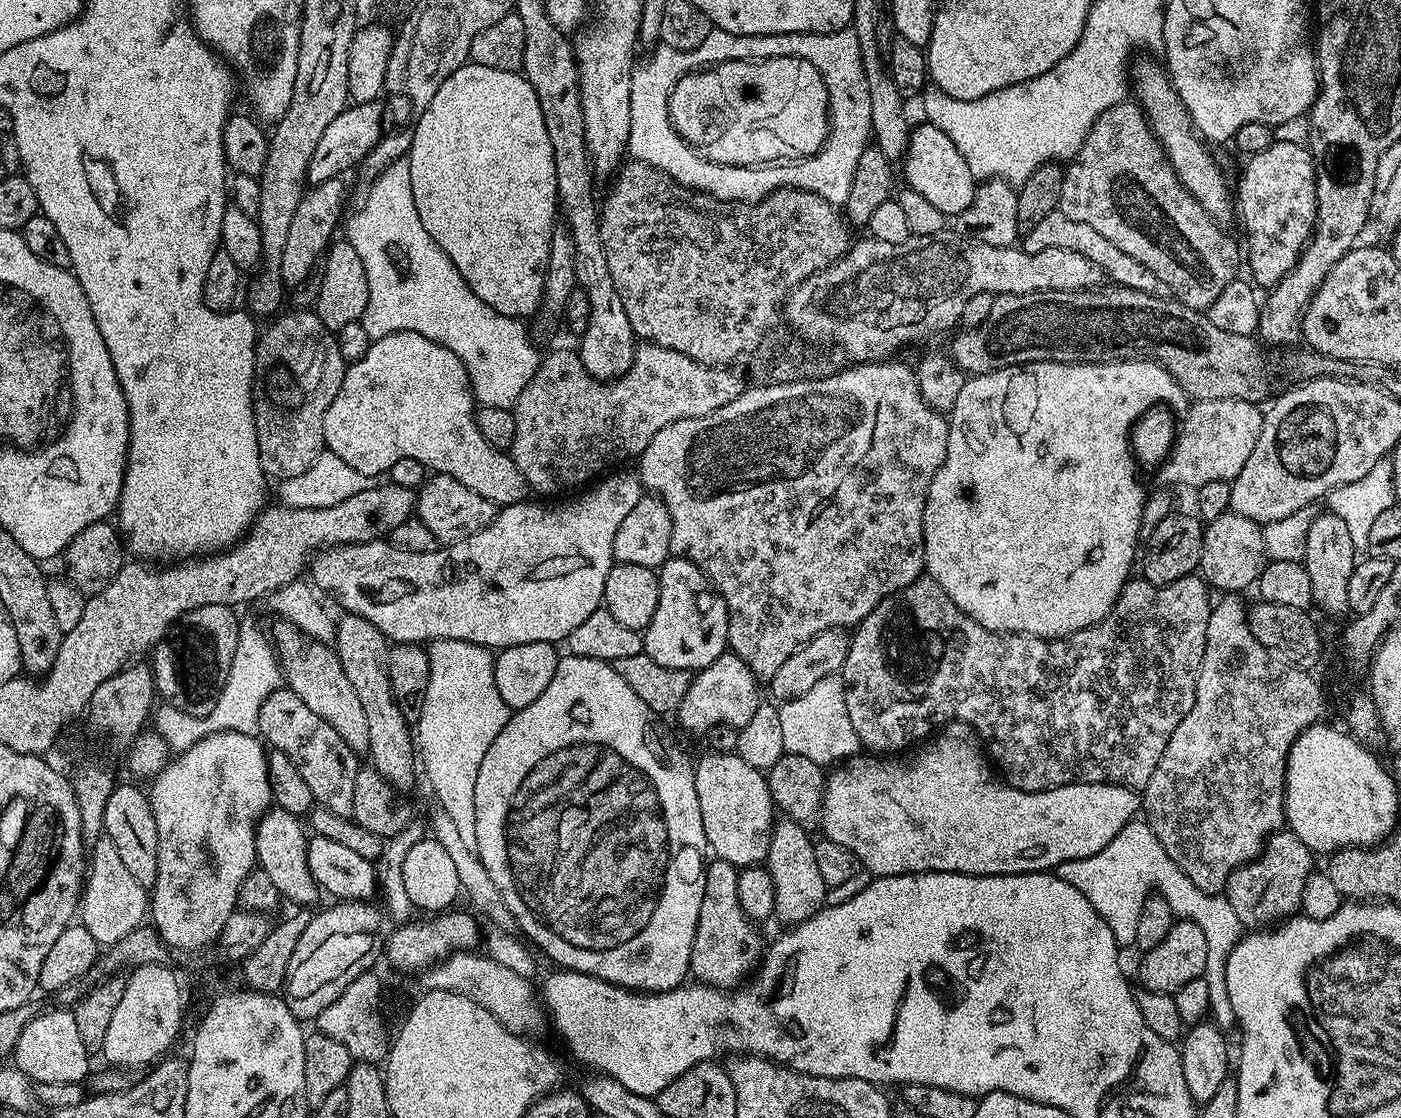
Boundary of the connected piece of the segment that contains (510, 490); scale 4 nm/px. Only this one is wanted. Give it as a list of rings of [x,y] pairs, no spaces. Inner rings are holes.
[[[395,332],[381,340],[373,340],[364,357],[347,365],[341,389],[338,390],[337,396],[325,412],[324,447],[327,451],[338,454],[338,458],[342,458],[342,462],[346,462],[346,466],[354,466],[354,470],[358,470],[358,474],[366,474],[373,478],[383,477],[390,470],[390,466],[394,466],[394,462],[399,462],[401,458],[418,458],[418,462],[422,462],[425,469],[454,478],[454,482],[462,482],[462,486],[474,490],[474,494],[482,494],[482,498],[486,498],[497,506],[521,503],[527,497],[524,495],[529,495],[530,492],[524,475],[518,470],[511,455],[507,451],[490,446],[486,442],[486,438],[482,438],[478,419],[478,401],[472,390],[472,379],[468,377],[468,371],[462,358],[458,358],[458,354],[454,354],[454,350],[450,350],[444,344],[436,344],[435,341],[417,332]]]

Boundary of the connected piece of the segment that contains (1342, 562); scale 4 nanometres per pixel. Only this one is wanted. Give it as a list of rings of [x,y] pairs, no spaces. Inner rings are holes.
[[[1331,510],[1313,515],[1310,530],[1306,534],[1306,550],[1302,561],[1306,574],[1310,574],[1312,599],[1324,612],[1349,611],[1350,597],[1347,595],[1350,587],[1350,574],[1354,574],[1358,563],[1358,545],[1350,534],[1350,526]]]

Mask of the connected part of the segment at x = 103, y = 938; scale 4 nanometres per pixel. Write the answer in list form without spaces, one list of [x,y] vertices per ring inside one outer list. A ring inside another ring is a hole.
[[[101,835],[90,848],[90,863],[86,868],[84,890],[78,909],[78,920],[94,934],[96,943],[101,946],[117,944],[135,928],[145,923],[150,912],[150,896],[122,863],[122,858],[109,836]]]

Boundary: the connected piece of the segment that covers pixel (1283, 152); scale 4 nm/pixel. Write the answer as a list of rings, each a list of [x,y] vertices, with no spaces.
[[[1277,139],[1266,150],[1262,150],[1262,154],[1247,157],[1248,165],[1240,176],[1238,216],[1244,219],[1244,228],[1248,231],[1246,264],[1248,260],[1252,267],[1251,279],[1264,290],[1271,290],[1277,282],[1286,278],[1286,274],[1290,274],[1293,266],[1300,261],[1305,244],[1312,239],[1312,229],[1316,227],[1316,161],[1311,151],[1303,143],[1300,144]]]

